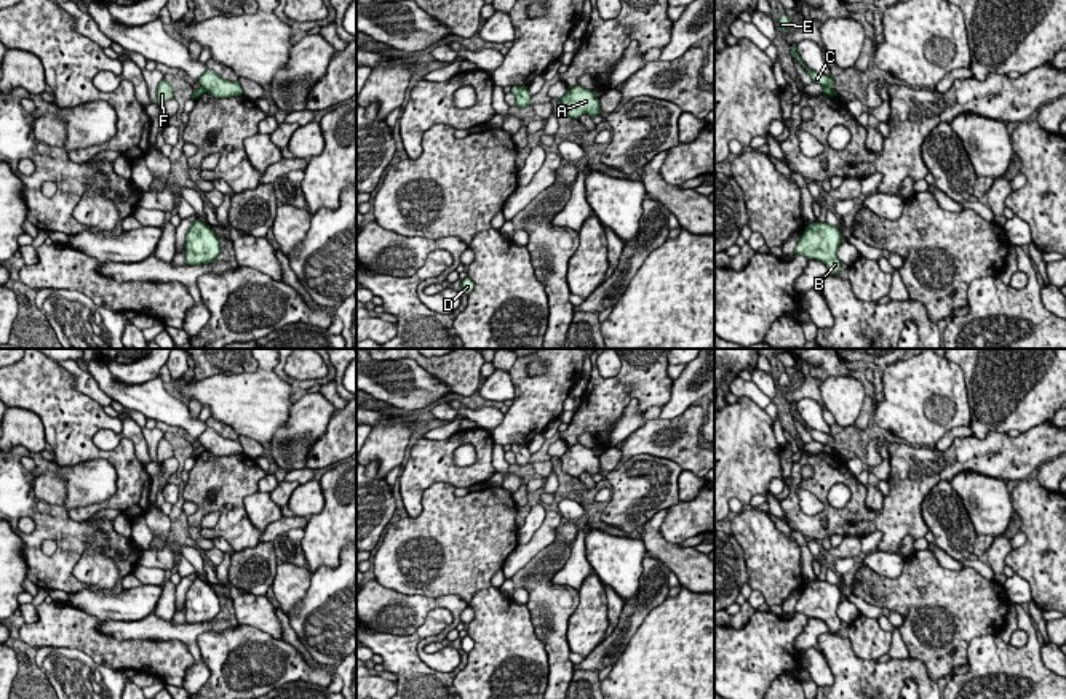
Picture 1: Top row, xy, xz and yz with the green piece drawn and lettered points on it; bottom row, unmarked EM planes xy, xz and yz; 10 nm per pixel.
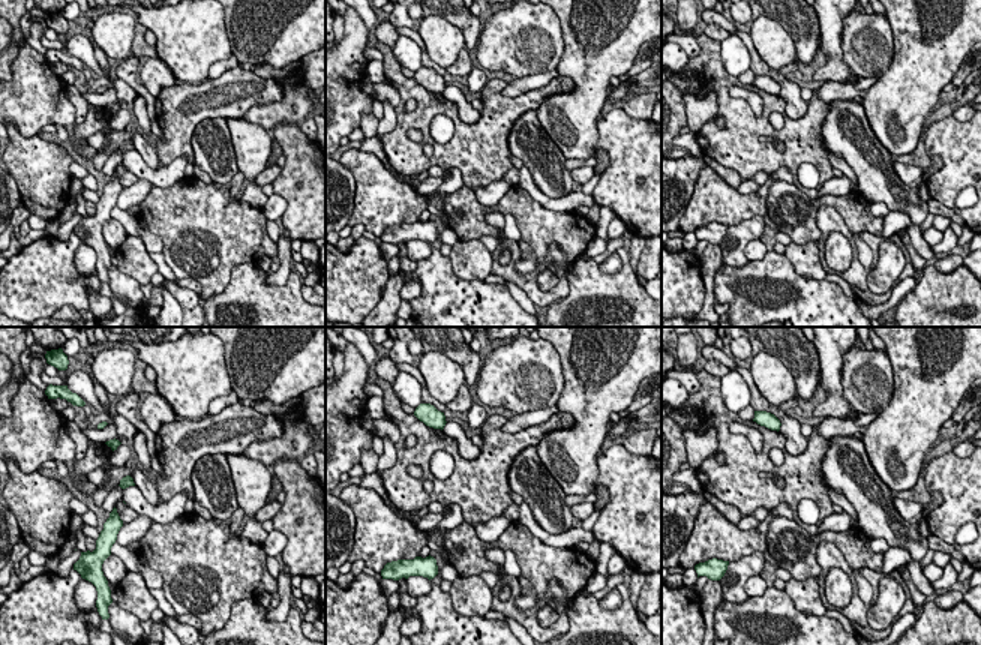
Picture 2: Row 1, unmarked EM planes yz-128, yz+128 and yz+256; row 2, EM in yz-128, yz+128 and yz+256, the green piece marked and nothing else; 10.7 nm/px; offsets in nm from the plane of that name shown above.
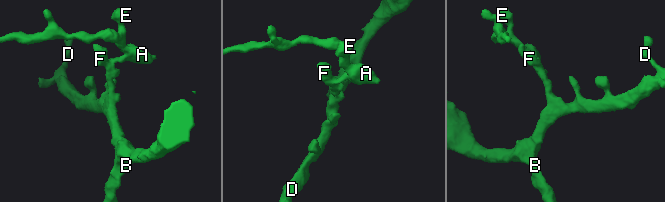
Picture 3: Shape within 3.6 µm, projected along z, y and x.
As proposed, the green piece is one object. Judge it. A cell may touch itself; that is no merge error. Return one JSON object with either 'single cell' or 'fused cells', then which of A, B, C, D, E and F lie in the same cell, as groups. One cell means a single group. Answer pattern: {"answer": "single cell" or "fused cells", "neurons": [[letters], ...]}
{"answer": "fused cells", "neurons": [["A", "C", "E"], ["B", "D", "F"]]}

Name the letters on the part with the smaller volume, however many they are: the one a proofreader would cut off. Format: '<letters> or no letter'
A, C, E

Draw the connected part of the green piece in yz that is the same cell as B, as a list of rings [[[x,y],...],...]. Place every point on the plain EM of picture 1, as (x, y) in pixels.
[[[813,581],[805,585],[794,606],[794,613],[802,613],[807,617],[821,619],[831,633],[839,633],[841,619],[837,605],[841,603],[841,589],[828,581]]]

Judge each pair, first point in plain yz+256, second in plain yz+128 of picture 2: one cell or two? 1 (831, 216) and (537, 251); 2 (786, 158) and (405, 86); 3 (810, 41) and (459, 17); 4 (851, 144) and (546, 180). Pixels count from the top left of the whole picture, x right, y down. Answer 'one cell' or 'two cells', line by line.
1: two cells
2: one cell
3: one cell
4: one cell

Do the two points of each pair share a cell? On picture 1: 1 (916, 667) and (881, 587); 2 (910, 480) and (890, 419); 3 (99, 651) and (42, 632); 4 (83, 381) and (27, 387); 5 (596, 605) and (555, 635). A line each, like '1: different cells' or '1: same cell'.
1: different cells
2: different cells
3: same cell
4: different cells
5: different cells

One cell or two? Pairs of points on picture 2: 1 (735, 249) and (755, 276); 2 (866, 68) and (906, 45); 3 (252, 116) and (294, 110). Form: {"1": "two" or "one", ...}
{"1": "two", "2": "two", "3": "one"}

